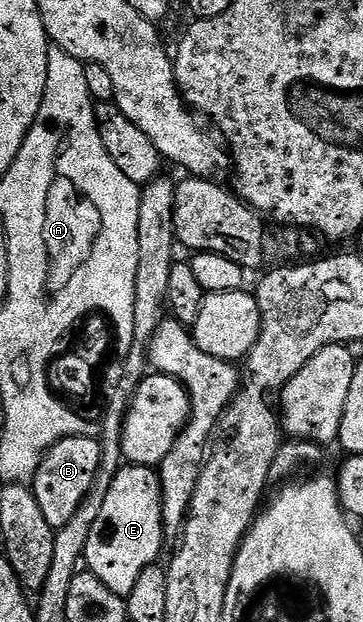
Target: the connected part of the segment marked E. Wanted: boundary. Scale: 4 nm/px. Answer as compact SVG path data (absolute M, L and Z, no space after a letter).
M127 464L115 473L101 512L89 530L89 542L85 542L83 560L86 571L91 572L113 594L126 598L133 590L141 570L156 563L163 552L163 495L154 467Z

